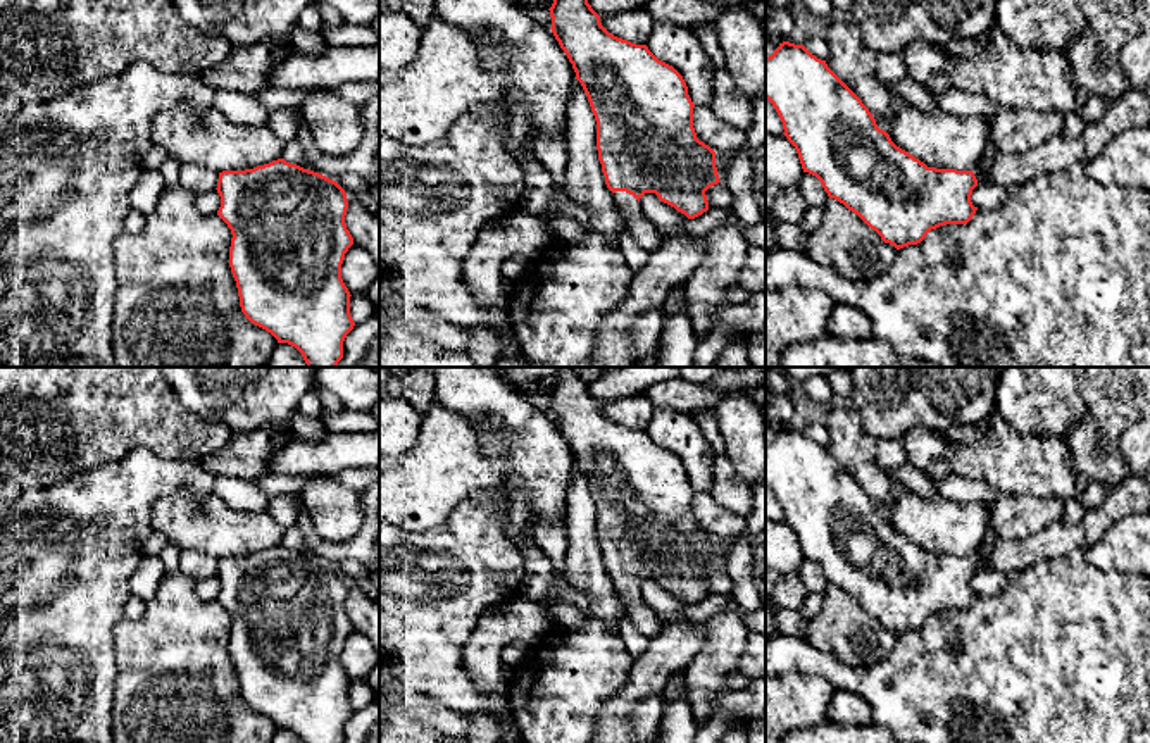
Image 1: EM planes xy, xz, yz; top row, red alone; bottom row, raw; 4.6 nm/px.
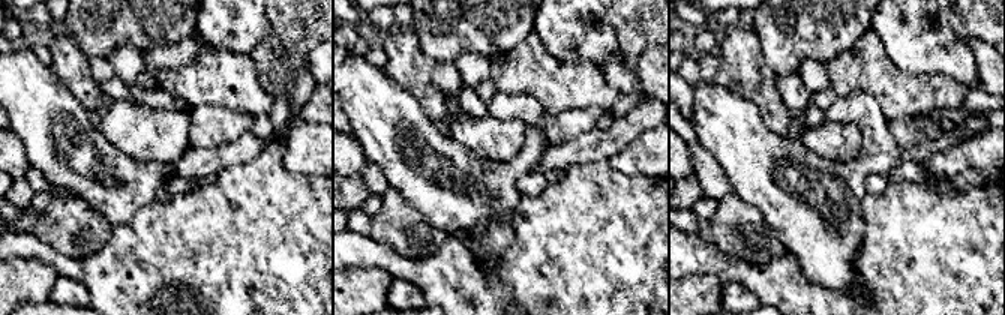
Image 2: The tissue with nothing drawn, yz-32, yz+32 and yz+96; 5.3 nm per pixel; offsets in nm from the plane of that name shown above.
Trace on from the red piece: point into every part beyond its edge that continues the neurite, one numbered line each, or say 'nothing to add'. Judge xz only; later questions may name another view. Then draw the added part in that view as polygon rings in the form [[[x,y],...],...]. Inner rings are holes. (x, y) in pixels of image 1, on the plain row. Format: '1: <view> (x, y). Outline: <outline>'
1: xz (643, 618). Outline: [[[616,578],[612,583],[624,612],[638,633],[648,640],[659,636],[664,627],[655,612],[643,600],[640,588],[626,578]]]

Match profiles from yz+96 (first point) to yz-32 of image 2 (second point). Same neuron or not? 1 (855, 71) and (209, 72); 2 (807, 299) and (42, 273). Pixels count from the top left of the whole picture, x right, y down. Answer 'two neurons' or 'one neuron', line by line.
1: one neuron
2: two neurons

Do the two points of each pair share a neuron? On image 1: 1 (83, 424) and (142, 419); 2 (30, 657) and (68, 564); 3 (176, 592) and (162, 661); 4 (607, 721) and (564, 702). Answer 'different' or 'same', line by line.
1: same
2: same
3: same
4: different

